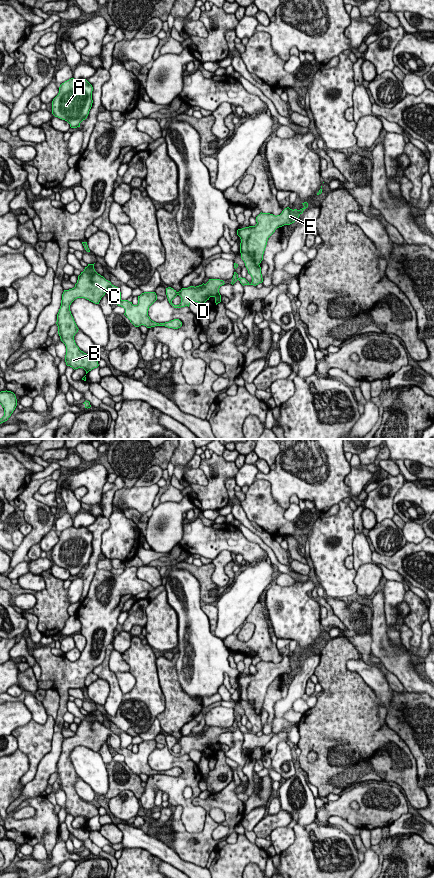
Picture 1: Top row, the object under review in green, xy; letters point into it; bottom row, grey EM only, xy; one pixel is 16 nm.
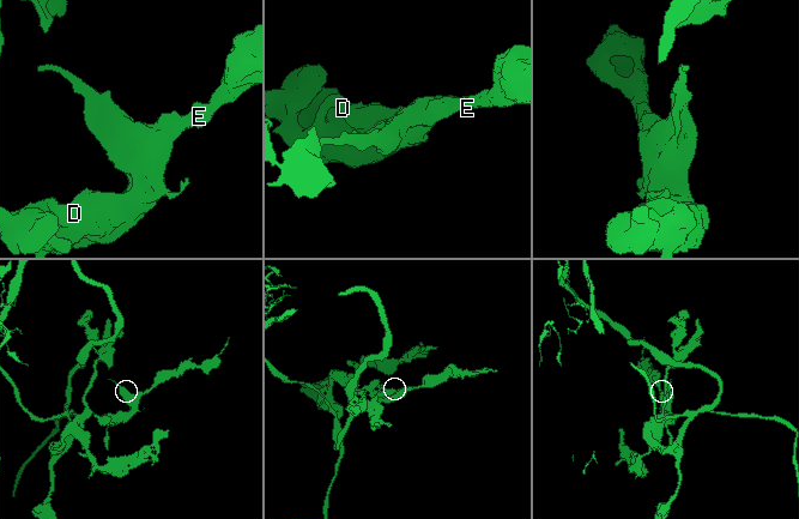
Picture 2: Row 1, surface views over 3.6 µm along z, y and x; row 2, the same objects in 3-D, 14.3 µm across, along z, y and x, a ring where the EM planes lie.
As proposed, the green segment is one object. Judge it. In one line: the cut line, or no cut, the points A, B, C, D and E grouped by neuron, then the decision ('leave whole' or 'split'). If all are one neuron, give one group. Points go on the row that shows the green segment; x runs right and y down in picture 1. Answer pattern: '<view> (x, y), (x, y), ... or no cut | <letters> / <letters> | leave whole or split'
no cut | A B C D E | leave whole

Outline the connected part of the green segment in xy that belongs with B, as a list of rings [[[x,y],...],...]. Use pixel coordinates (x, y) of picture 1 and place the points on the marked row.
[[[88,264],[78,276],[75,287],[64,290],[61,306],[57,314],[58,334],[66,346],[65,362],[67,366],[72,367],[74,370],[83,368],[87,374],[92,369],[97,368],[99,364],[96,358],[81,351],[75,343],[74,336],[79,329],[71,314],[70,305],[77,298],[85,298],[95,304],[99,304],[108,290],[110,291],[110,299],[125,309],[124,315],[135,327],[144,325],[147,328],[165,326],[178,329],[182,326],[182,322],[179,319],[160,324],[150,319],[148,310],[157,300],[155,292],[142,293],[138,296],[138,304],[133,305],[132,302],[121,299],[120,289],[98,274],[94,269],[94,264]]]

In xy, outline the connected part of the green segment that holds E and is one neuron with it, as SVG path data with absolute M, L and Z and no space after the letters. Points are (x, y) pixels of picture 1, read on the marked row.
M304 202L303 208L300 210L285 208L280 215L273 215L270 213L260 213L256 217L257 224L237 230L237 235L241 239L240 253L241 258L245 263L248 273L252 277L252 282L249 283L245 278L239 278L238 274L234 272L233 285L237 280L244 285L258 285L263 282L260 263L263 260L263 254L267 245L268 238L275 232L275 230L284 225L294 223L303 211L308 207L308 203Z

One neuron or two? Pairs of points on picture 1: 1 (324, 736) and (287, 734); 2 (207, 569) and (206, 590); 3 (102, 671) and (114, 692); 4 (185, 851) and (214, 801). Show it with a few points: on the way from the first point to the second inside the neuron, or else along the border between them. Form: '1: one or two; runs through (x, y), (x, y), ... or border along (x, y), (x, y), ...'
1: two; border along (298, 727), (299, 740), (297, 744)
2: one; runs through (206, 574), (206, 585)
3: one; runs through (107, 676), (113, 682), (114, 687)
4: one; runs through (199, 842), (205, 836), (208, 829), (208, 815)

